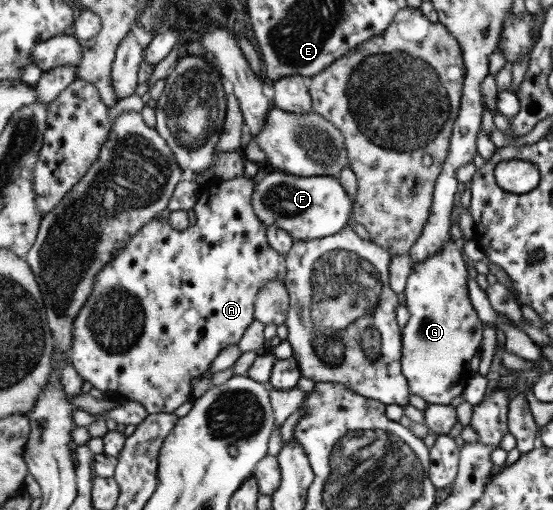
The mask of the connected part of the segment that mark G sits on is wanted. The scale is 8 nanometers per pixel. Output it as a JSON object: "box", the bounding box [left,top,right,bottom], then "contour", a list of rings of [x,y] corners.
{"box":[403,242,482,405],"contour":[[[449,242],[434,256],[414,265],[405,291],[405,305],[411,310],[411,319],[403,328],[403,373],[409,380],[412,395],[421,396],[429,405],[449,405],[466,388],[470,374],[468,362],[482,340],[482,326],[468,300],[468,268],[462,256],[461,244]]]}

